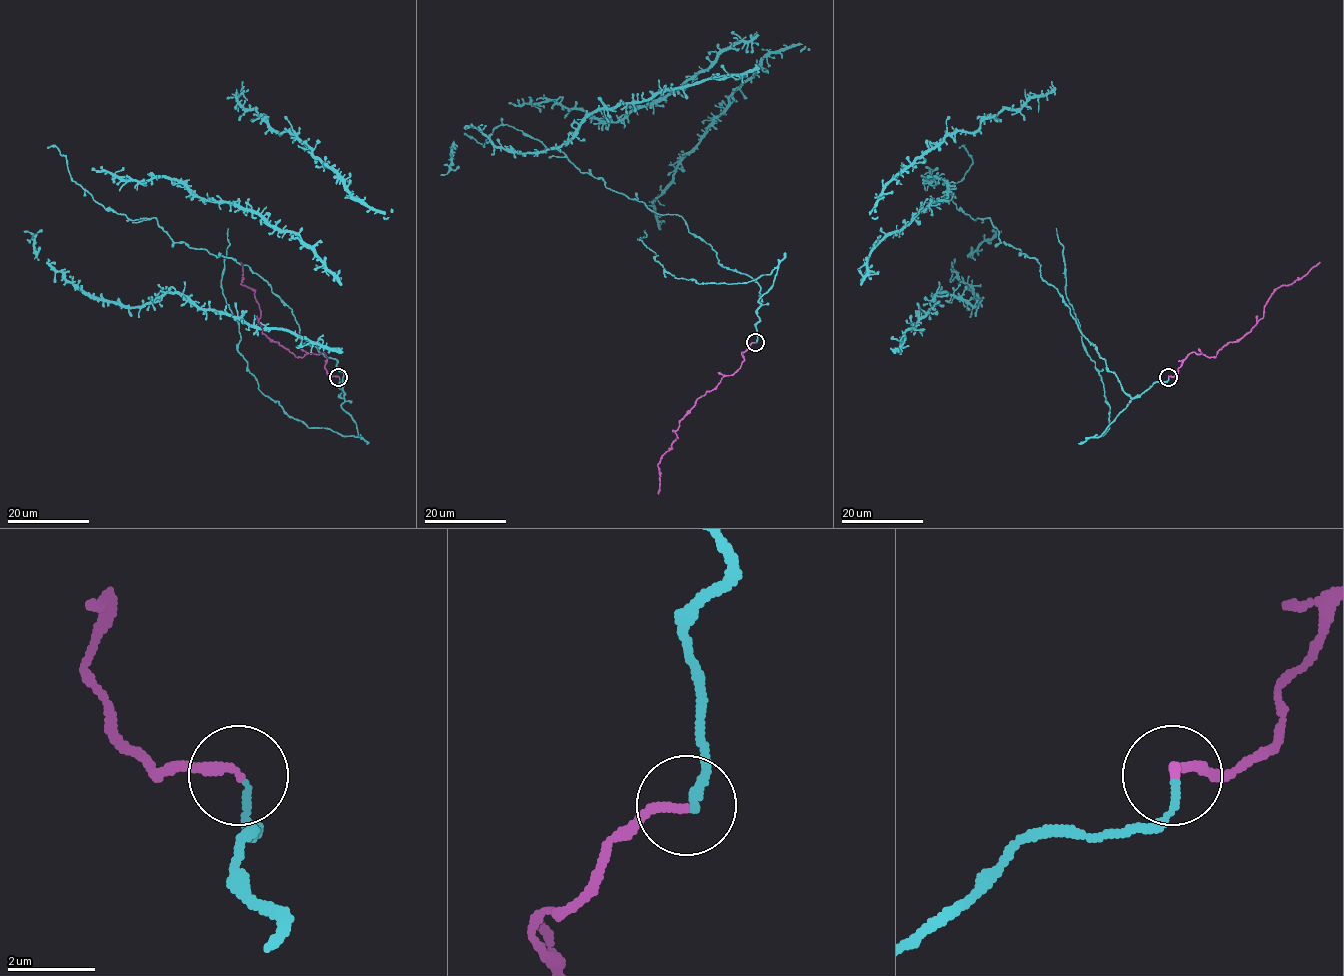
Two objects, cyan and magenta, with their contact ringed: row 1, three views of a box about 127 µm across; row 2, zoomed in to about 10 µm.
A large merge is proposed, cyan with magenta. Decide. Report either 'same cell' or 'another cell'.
same cell

